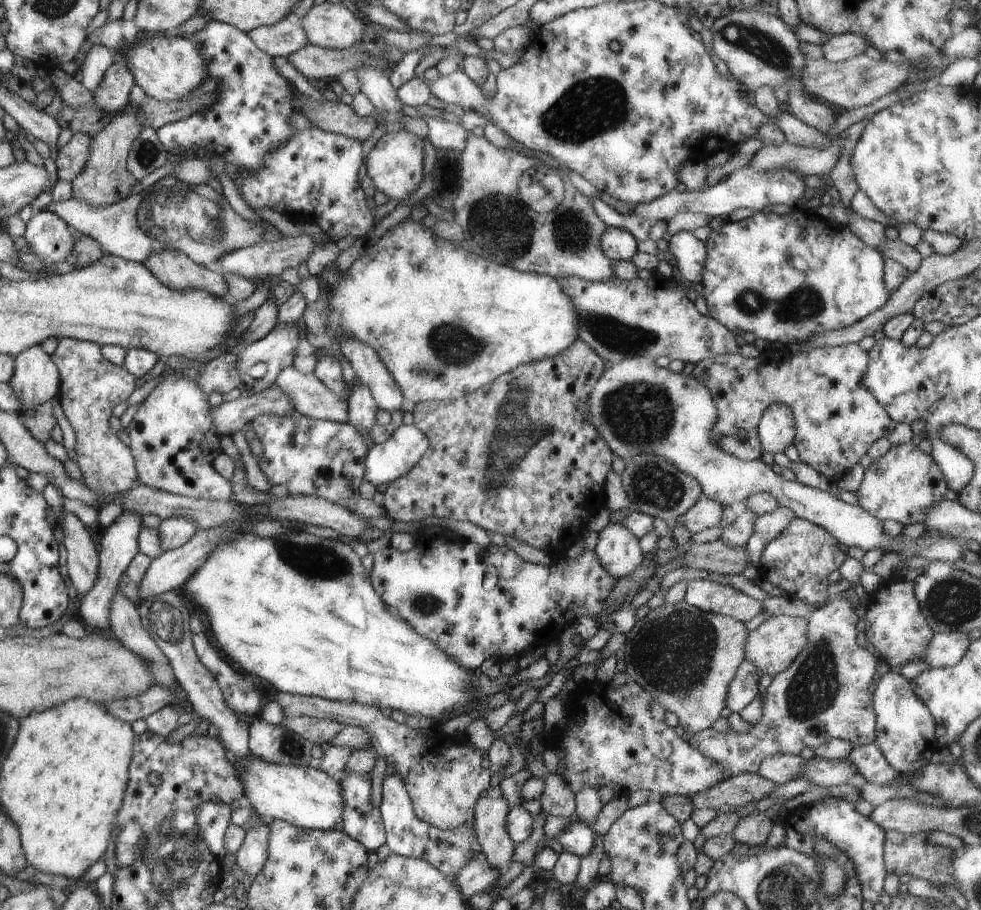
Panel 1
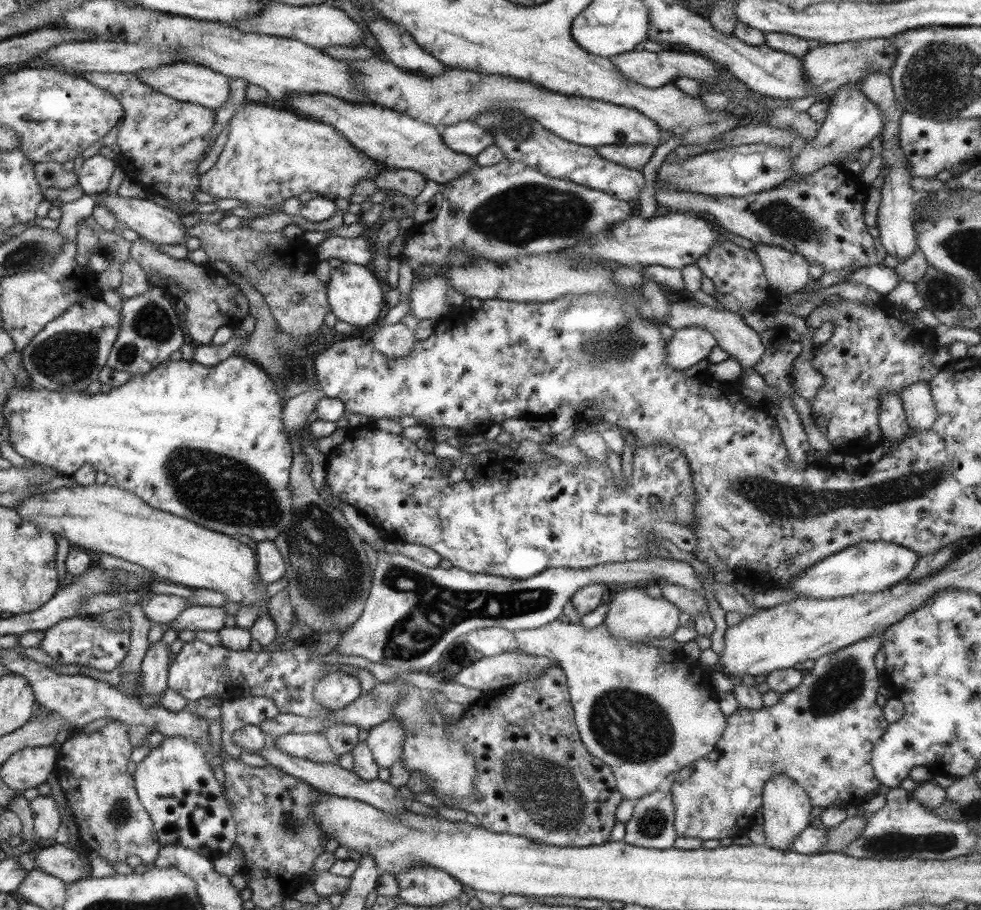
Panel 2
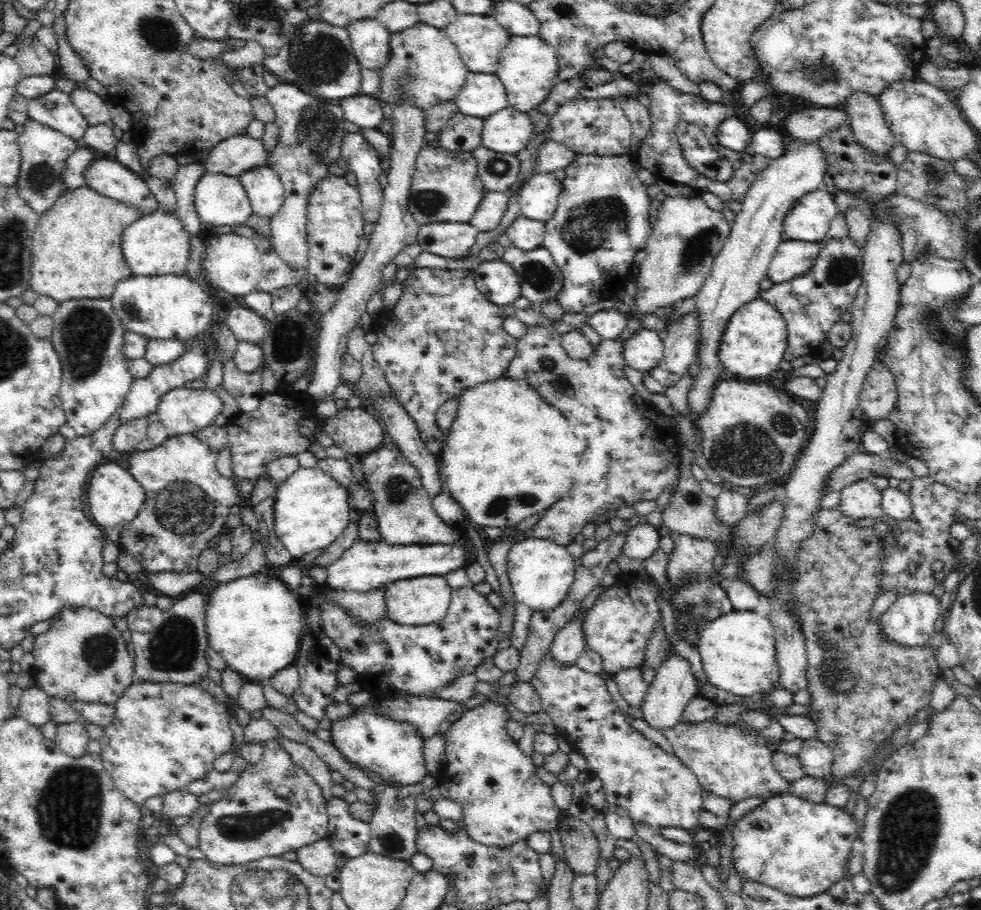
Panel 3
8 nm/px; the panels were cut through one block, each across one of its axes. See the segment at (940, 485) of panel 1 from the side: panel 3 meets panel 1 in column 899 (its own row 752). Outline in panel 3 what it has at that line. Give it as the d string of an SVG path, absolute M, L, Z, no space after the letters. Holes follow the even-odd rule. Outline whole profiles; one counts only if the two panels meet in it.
M492 696L492 704L478 706L478 708L464 712L462 718L458 722L450 724L448 732L442 734L442 738L446 740L448 782L444 784L442 790L434 790L434 792L426 790L422 794L428 802L432 802L438 794L458 802L464 808L462 818L464 818L464 828L466 828L468 836L478 844L496 846L496 848L510 846L512 842L528 840L536 832L558 830L560 818L564 816L564 812L556 806L556 802L552 798L552 786L542 782L532 758L520 750L520 746L514 738L510 738L510 734L506 730L508 722L510 722L510 716L504 712L502 706L494 704L494 696Z

